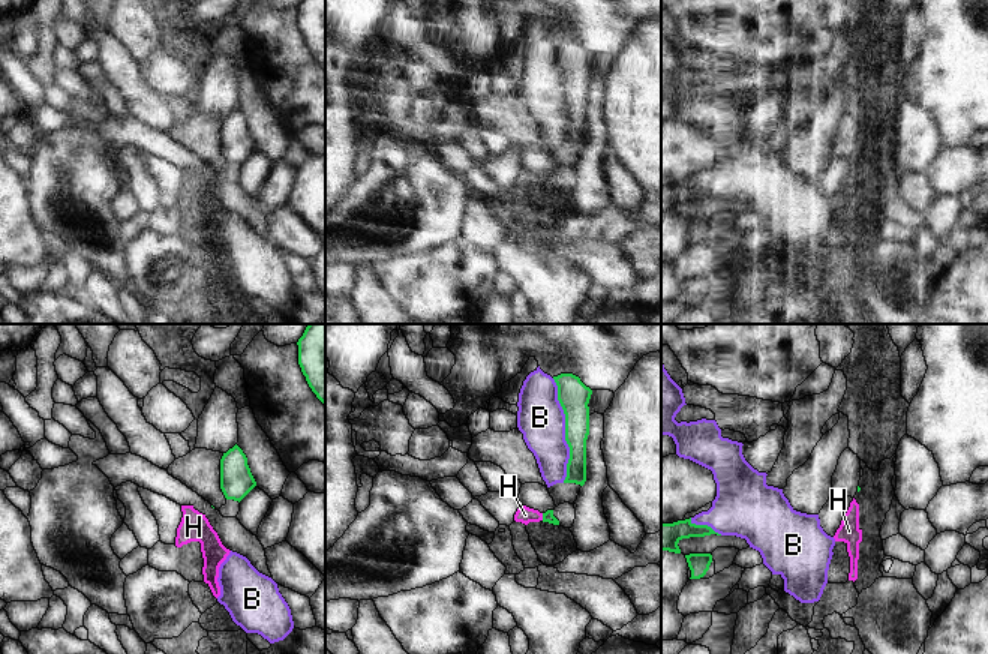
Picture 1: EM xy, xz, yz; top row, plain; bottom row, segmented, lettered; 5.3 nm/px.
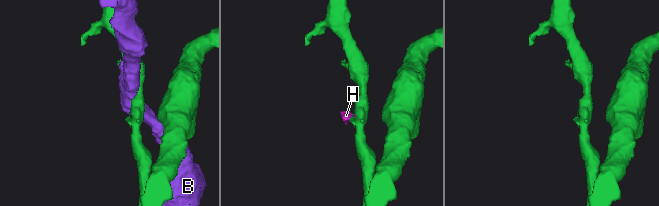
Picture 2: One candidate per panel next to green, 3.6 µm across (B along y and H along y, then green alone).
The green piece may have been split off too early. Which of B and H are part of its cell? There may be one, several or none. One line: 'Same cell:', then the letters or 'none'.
Same cell: none

